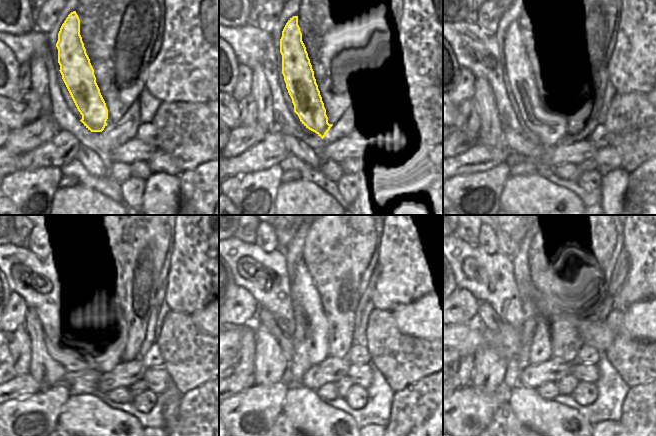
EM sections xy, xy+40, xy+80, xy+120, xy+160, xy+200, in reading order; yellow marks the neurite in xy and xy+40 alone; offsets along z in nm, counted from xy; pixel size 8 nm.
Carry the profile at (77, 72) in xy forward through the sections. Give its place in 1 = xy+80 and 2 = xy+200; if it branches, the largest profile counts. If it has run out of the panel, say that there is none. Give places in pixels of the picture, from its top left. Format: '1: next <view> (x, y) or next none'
1: next xy+80 (532, 104)
2: next xy+200 (534, 326)

